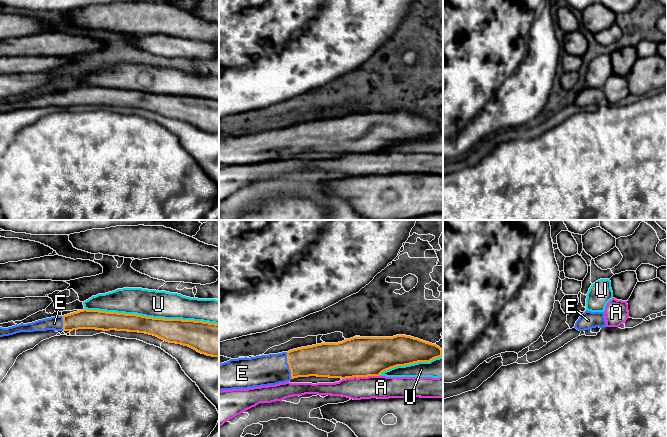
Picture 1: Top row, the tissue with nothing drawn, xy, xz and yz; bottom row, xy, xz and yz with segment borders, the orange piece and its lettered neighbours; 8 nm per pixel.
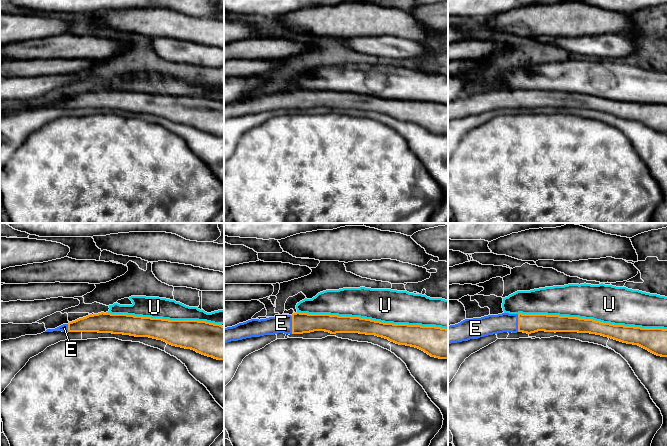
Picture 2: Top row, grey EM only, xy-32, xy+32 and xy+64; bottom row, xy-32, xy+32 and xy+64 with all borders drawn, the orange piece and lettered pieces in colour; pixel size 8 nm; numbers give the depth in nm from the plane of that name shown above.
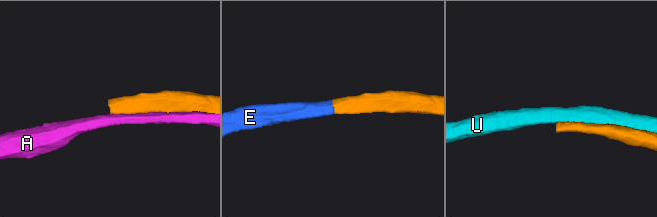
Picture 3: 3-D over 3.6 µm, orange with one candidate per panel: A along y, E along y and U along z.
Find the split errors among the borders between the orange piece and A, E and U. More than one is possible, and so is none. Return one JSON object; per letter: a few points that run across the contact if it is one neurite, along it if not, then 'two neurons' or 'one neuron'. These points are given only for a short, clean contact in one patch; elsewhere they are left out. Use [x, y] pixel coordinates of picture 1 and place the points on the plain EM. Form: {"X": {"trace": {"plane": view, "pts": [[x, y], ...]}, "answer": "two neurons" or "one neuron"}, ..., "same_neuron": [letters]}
{"A": {"answer": "two neurons"}, "E": {"trace": {"plane": "xz", "pts": [[318, 136], [288, 140], [272, 145]]}, "answer": "one neuron"}, "U": {"answer": "two neurons"}, "same_neuron": ["E"]}

